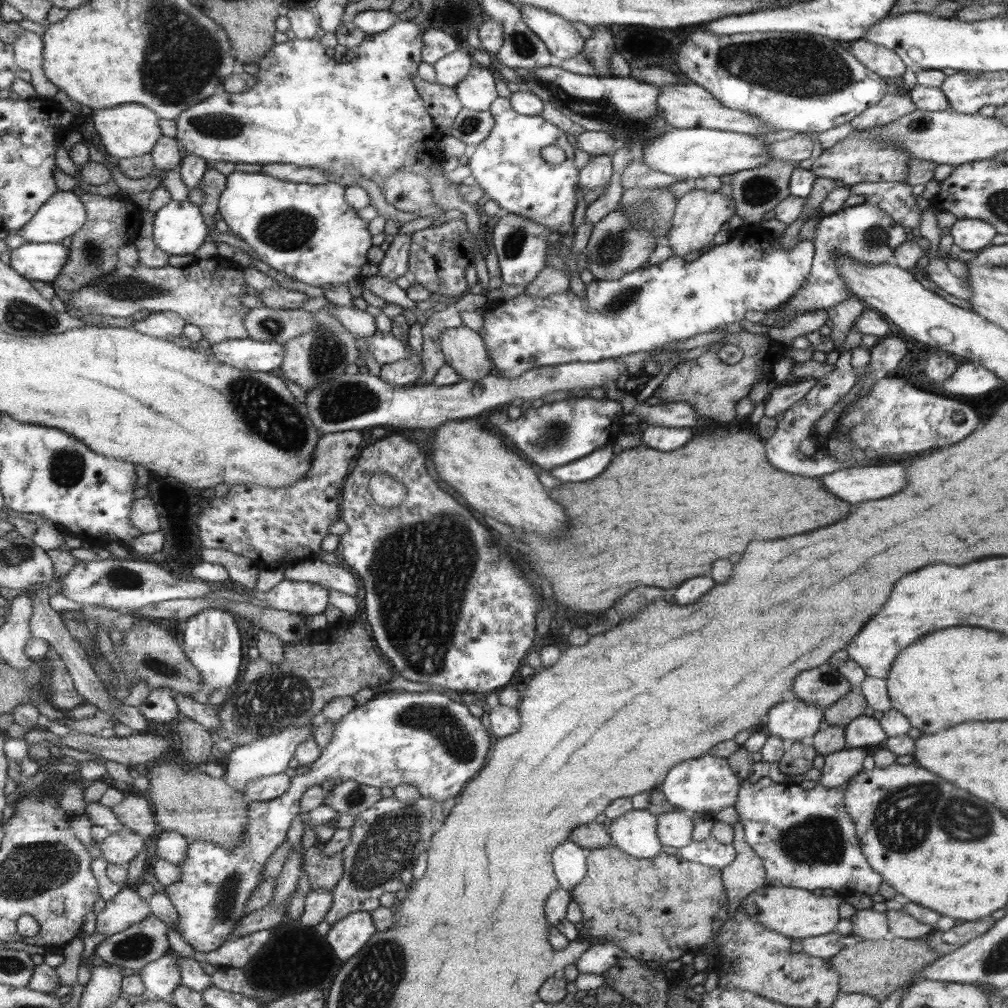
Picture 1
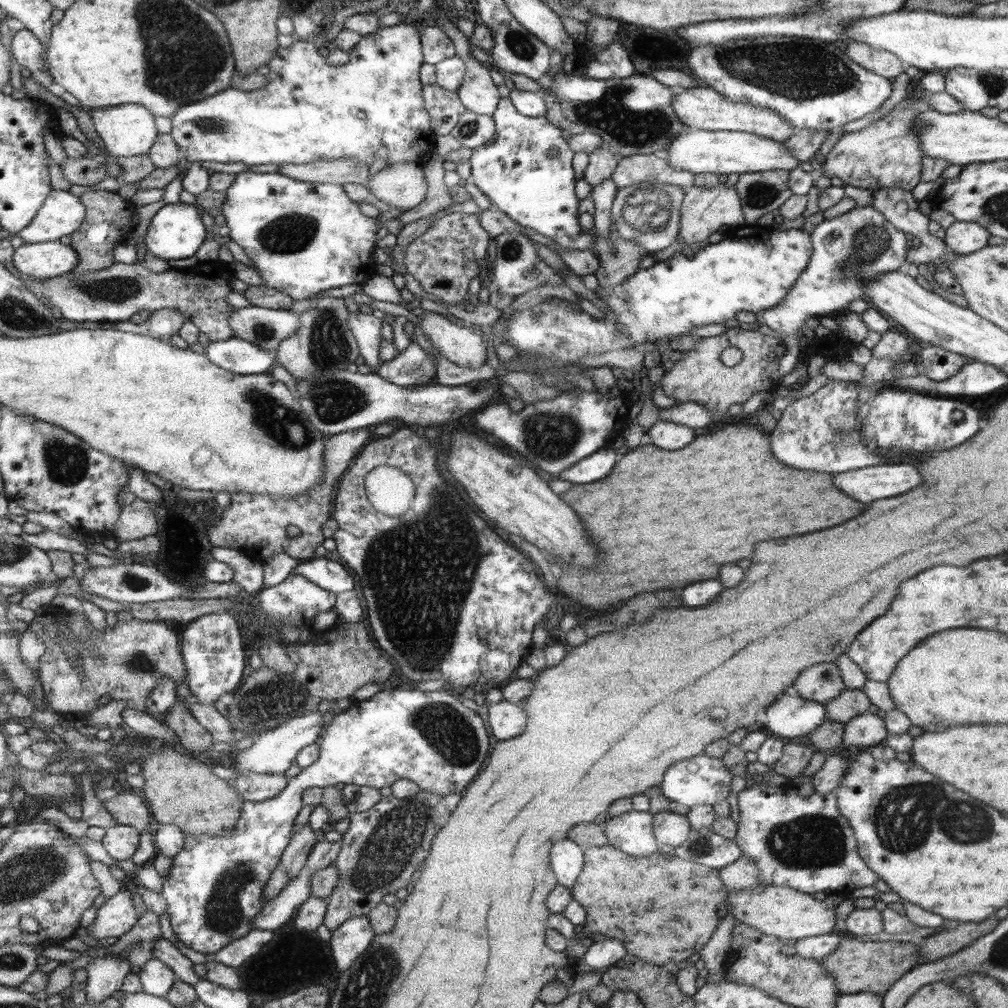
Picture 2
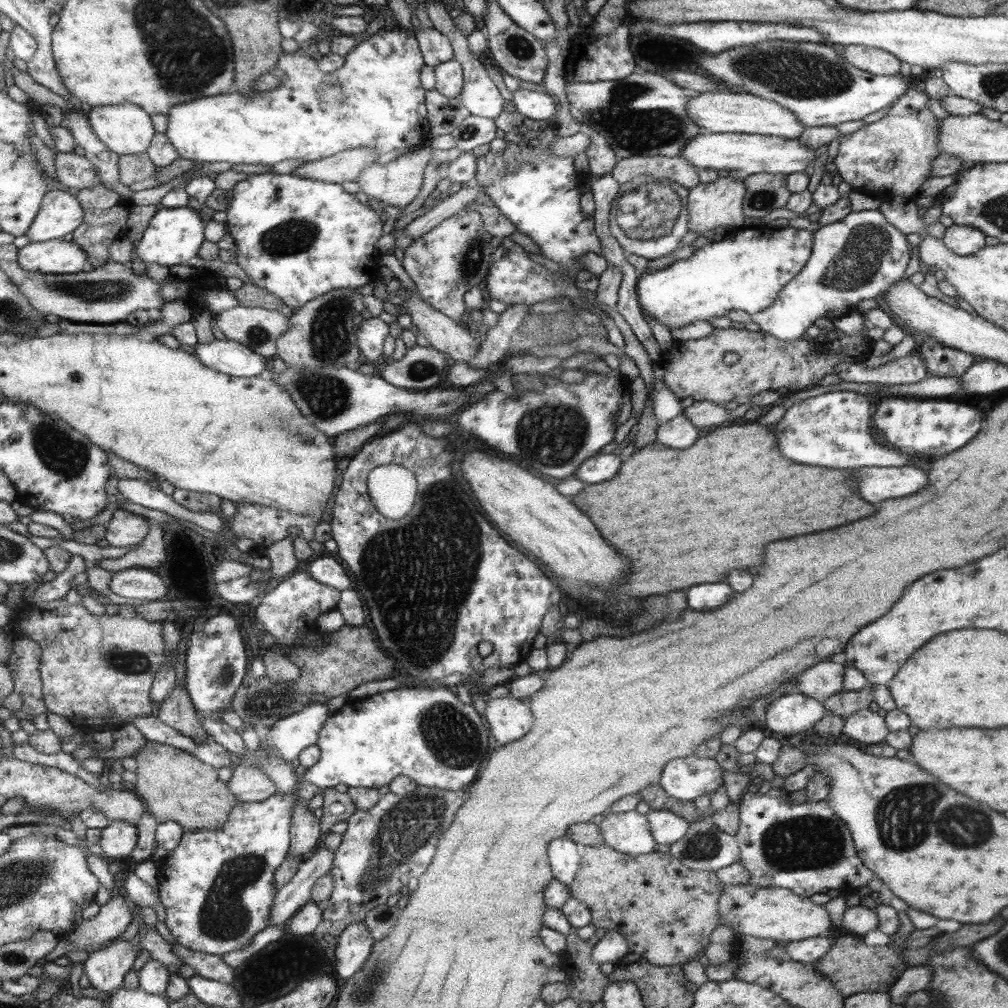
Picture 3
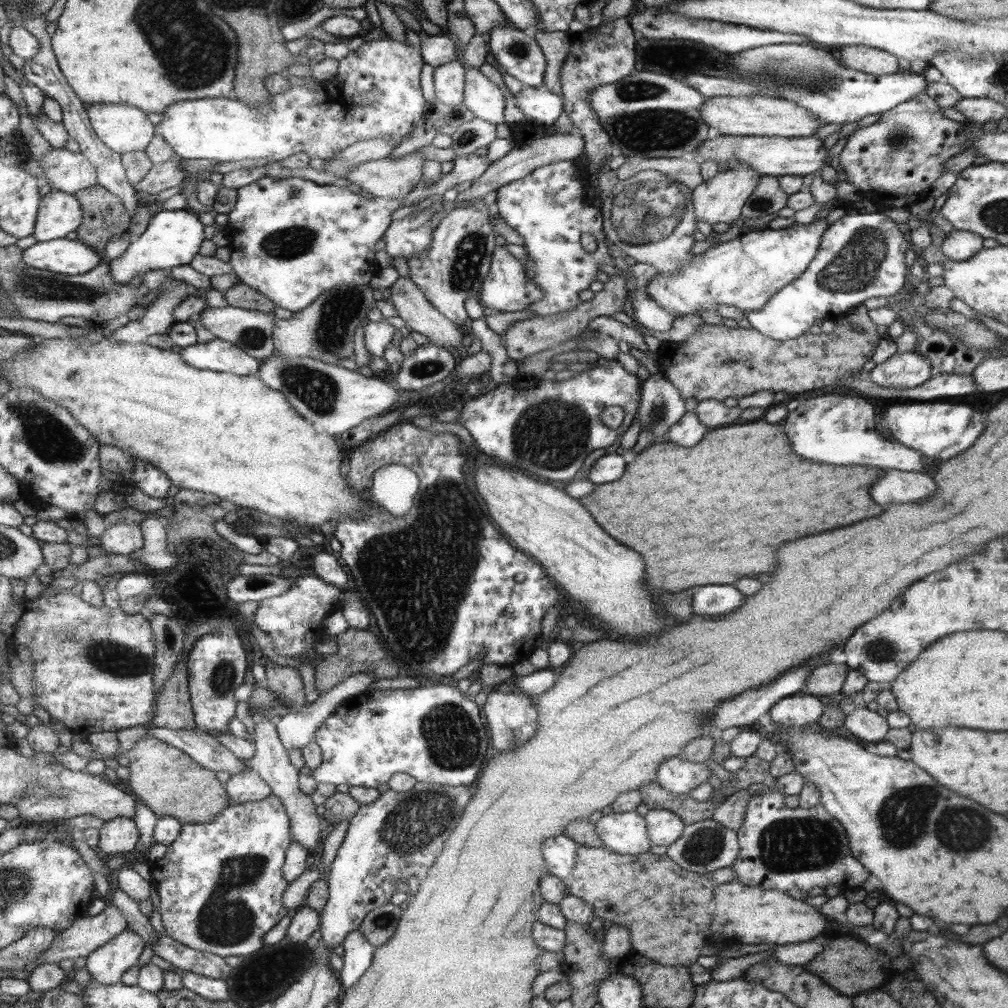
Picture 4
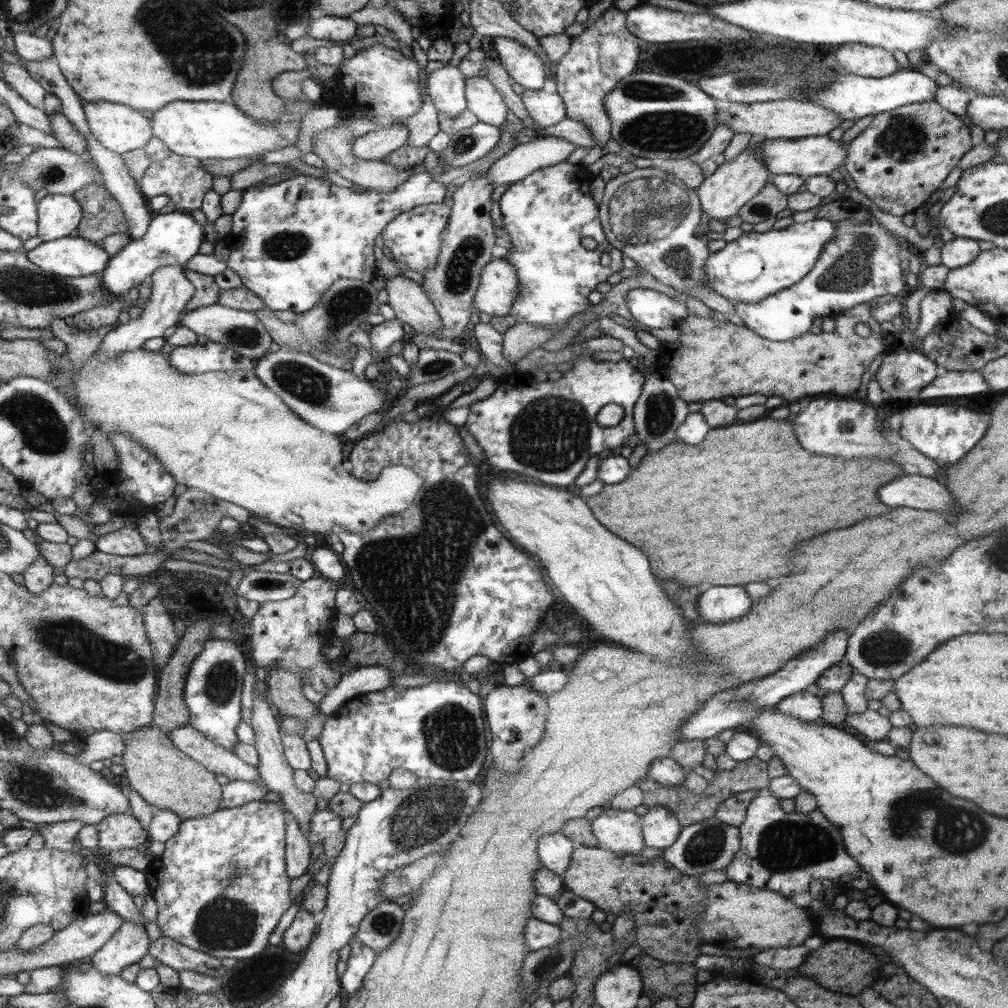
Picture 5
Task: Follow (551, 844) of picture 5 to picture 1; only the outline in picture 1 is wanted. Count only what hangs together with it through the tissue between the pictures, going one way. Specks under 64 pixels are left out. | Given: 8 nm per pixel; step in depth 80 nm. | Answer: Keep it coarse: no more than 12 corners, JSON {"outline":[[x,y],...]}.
{"outline":[[569,840],[554,850],[560,888],[587,876],[589,849]]}

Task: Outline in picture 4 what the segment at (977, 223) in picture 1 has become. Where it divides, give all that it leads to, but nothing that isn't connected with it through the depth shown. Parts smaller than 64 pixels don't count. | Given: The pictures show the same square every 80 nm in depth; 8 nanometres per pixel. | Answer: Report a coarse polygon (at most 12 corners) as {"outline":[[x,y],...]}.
{"outline":[[953,229],[942,242],[950,260],[971,259],[984,249],[975,232]]}

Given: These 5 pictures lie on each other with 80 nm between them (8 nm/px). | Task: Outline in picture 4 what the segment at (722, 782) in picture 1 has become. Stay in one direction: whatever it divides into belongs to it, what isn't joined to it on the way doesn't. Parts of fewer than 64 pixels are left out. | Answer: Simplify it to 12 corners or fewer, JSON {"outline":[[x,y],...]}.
{"outline":[[678,756],[661,764],[656,782],[690,795],[708,782],[708,762]]}

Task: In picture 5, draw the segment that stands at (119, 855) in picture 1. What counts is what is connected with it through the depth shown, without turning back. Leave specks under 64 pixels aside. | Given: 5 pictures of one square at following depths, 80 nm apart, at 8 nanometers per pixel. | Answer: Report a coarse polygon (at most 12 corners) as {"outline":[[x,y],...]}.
{"outline":[[130,813],[96,824],[98,851],[138,848],[150,834]]}

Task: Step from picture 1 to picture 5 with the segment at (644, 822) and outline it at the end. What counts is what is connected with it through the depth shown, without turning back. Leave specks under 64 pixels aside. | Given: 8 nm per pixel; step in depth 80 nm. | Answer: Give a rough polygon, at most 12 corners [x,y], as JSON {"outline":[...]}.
{"outline":[[609,809],[591,823],[598,847],[638,855],[643,819]]}

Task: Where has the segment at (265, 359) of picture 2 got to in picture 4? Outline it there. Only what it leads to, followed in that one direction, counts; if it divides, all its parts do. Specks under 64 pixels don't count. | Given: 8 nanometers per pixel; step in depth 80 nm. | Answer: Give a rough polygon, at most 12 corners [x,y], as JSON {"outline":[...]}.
{"outline":[[214,339],[183,347],[197,369],[258,374],[262,360]]}

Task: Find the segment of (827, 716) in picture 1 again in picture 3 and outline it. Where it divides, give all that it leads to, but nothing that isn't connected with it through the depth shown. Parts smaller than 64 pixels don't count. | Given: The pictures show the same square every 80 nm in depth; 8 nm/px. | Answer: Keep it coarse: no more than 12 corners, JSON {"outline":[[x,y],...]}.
{"outline":[[874,684],[824,699],[827,712],[846,719],[868,709]]}

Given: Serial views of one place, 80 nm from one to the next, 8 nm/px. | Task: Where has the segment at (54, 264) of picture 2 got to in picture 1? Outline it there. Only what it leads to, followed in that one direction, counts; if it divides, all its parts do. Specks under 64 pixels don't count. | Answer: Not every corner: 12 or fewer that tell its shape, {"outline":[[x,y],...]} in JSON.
{"outline":[[27,242],[7,254],[30,280],[52,284],[70,260],[62,243]]}

